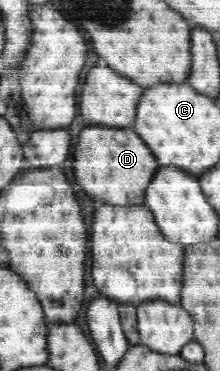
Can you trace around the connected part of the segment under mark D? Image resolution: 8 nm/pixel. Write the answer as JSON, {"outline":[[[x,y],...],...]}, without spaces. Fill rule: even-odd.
{"outline":[[[85,127],[83,129],[77,155],[72,161],[75,177],[79,181],[83,181],[83,183],[77,184],[81,185],[87,196],[93,193],[95,199],[97,197],[107,199],[113,206],[143,205],[146,187],[153,179],[153,171],[155,171],[155,167],[159,167],[159,163],[155,163],[150,146],[146,142],[143,143],[141,139],[142,137],[137,135],[137,132],[131,127],[117,129]],[[91,145],[93,145],[93,155],[91,155],[91,151],[89,151],[89,155],[79,153],[83,147],[91,149]]]}

